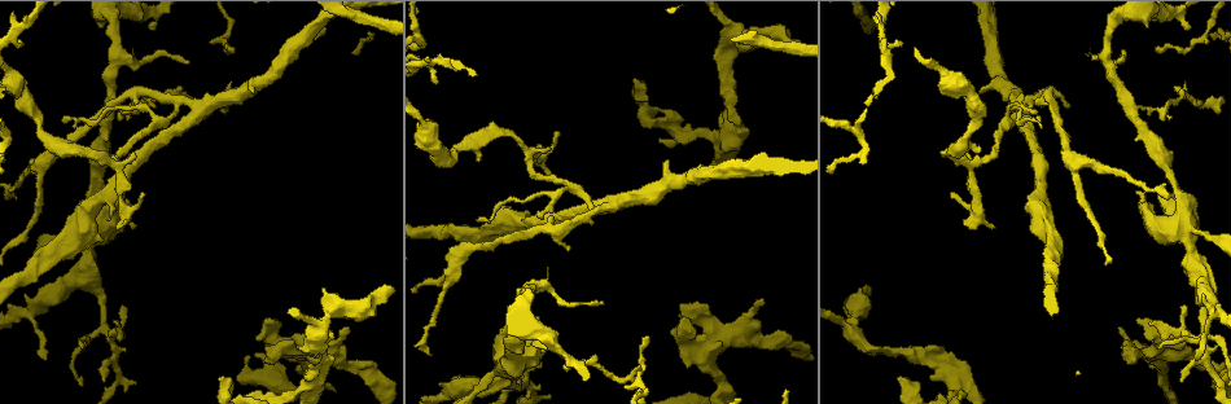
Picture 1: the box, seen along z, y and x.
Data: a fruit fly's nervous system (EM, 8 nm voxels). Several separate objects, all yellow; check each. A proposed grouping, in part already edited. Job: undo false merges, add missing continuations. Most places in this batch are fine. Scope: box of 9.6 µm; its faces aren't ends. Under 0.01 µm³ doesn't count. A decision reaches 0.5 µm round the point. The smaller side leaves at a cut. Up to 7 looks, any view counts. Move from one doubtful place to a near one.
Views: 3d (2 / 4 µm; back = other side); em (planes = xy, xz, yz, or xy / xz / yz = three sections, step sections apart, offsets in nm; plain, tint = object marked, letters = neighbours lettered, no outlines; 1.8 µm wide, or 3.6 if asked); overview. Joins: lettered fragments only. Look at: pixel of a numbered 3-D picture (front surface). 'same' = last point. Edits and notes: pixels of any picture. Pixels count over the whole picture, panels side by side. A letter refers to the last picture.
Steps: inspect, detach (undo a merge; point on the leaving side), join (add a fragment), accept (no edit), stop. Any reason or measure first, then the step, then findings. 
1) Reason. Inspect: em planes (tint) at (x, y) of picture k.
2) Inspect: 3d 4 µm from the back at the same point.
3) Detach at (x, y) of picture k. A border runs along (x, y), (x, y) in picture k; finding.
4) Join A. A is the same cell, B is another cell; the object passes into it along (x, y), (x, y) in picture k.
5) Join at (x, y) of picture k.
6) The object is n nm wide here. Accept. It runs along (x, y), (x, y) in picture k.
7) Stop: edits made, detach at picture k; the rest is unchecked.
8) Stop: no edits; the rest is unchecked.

An open end. Inspect: em yz step 16 (letters) at (264, 361) of picture 1.

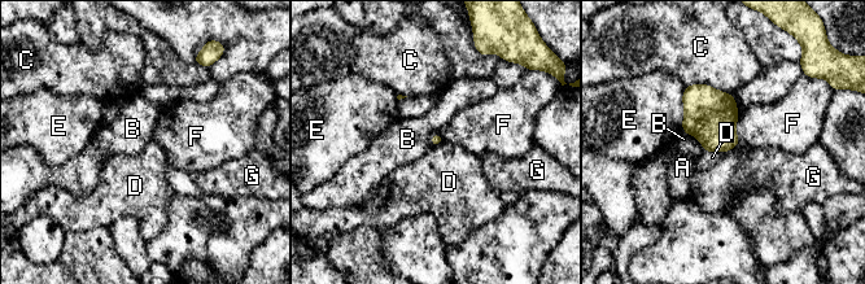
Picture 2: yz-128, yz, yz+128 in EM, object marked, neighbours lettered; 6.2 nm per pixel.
Inspect: em planes (letters) at the same point.

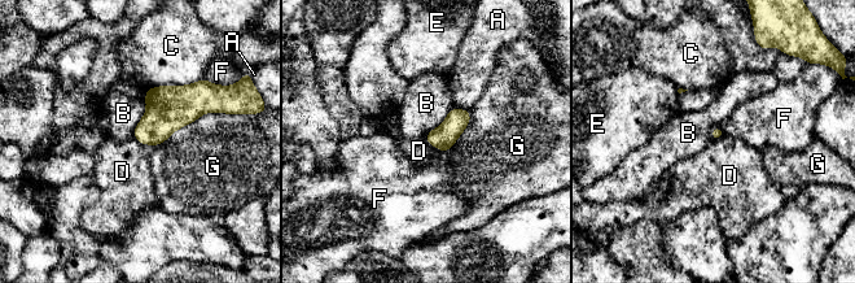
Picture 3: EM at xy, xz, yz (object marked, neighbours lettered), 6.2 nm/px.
Accept. A, B, C, D, E, F and G are other cells; a border runs along (424, 136), (430, 144), (443, 152) in picture 3; no lettered fragment goes on from it.

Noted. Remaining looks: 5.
Two arms at a narrow angle. Inspect: 3d 2 µm at (729, 137) of picture 1.

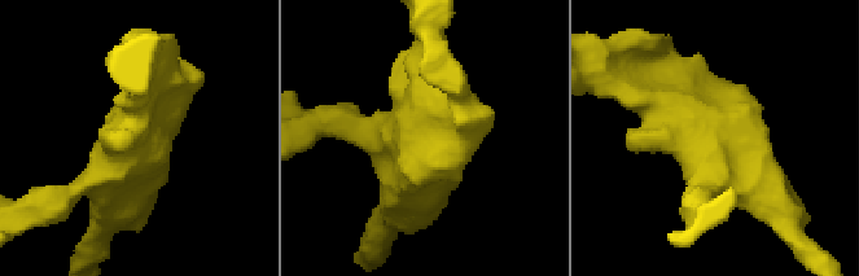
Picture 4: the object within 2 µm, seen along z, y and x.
4 arms meet here. Inspect: em xz step 4 (tint) at (134, 142) of picture 4.

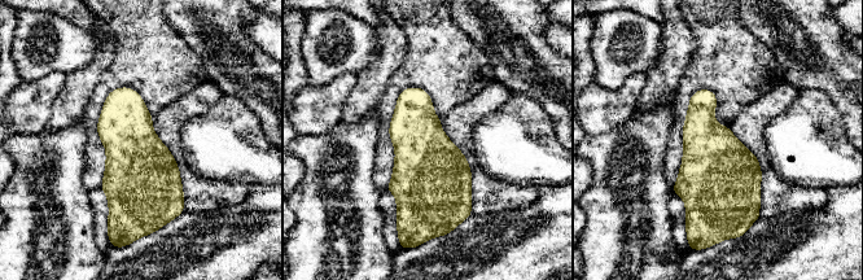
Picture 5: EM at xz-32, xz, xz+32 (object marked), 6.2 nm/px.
Inspect: em planes (letters) at the same point.

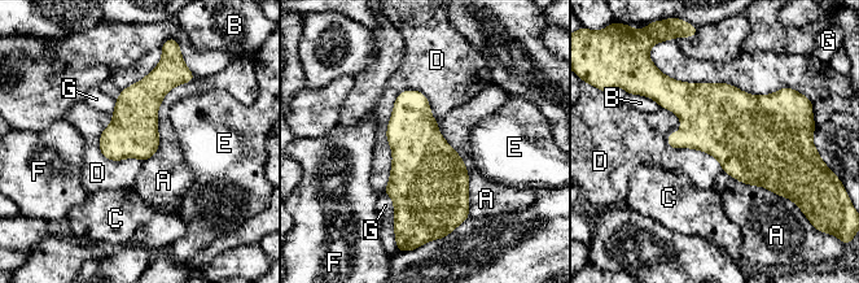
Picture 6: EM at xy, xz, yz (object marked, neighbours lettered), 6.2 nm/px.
The object is 300 nm wide here. Accept. A, B, C, D, E, F and G are other cells; all the same neuron.

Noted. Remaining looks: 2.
Free end. Inspect: em planes (letters) at (898, 377) of picture 1.

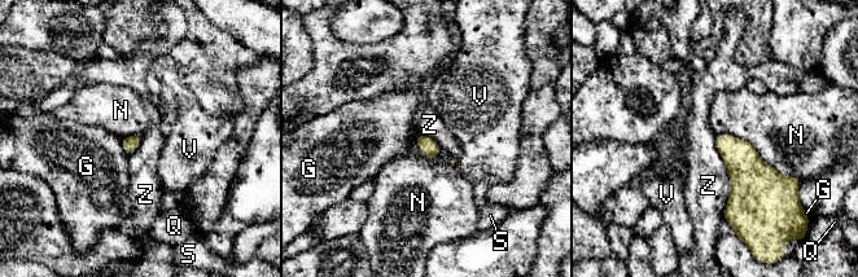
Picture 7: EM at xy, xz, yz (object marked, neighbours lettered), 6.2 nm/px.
Accept. G, N, Q, S, V and Z are other cells; none of them fits.

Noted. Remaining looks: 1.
Stop: no edits; the rest is unchecked.

